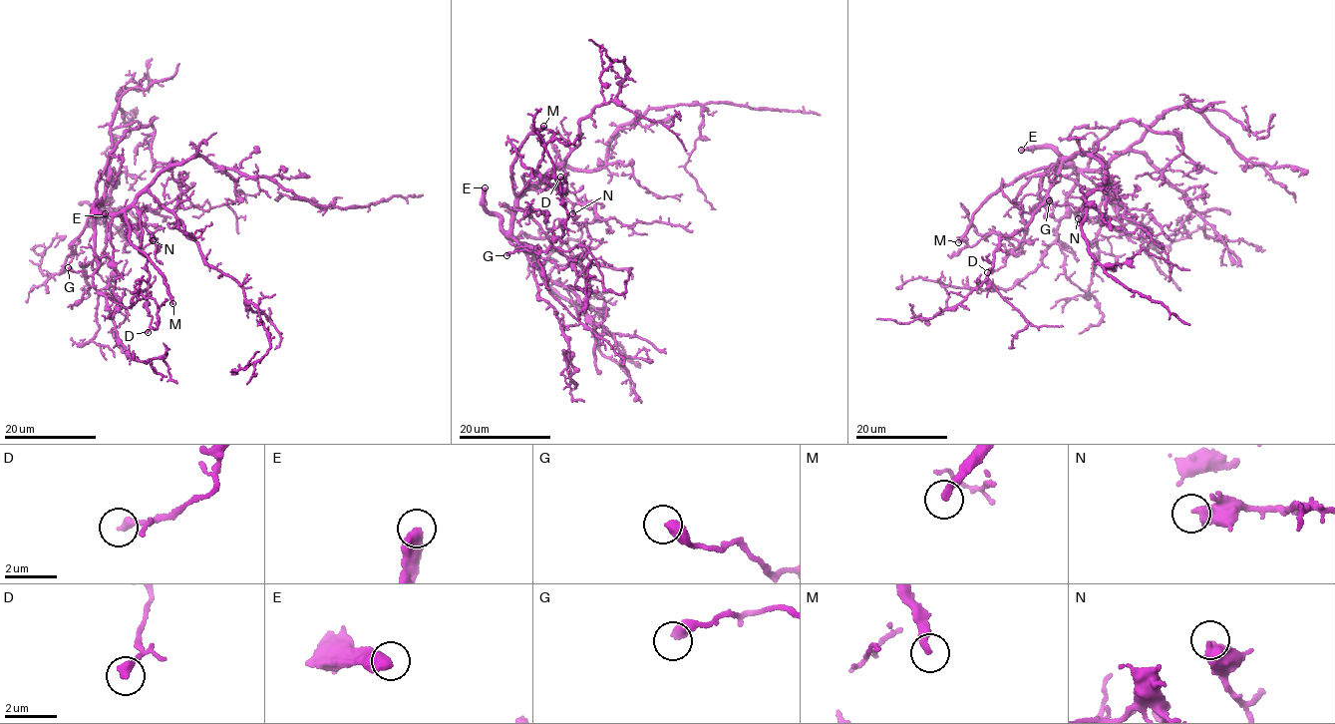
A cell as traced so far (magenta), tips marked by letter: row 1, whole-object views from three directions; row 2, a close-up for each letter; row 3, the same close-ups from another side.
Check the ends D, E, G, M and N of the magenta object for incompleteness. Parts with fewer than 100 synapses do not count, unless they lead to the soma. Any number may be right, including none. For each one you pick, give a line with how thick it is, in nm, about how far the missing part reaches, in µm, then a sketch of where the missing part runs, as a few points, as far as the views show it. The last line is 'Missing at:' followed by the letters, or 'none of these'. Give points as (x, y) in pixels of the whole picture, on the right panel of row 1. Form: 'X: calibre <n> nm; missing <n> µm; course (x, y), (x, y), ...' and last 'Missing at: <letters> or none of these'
E: calibre 550 nm; missing 250 µm
M: calibre 280 nm; missing 30 µm; course (958, 242), (916, 260), (876, 267)
Missing at: E, M

